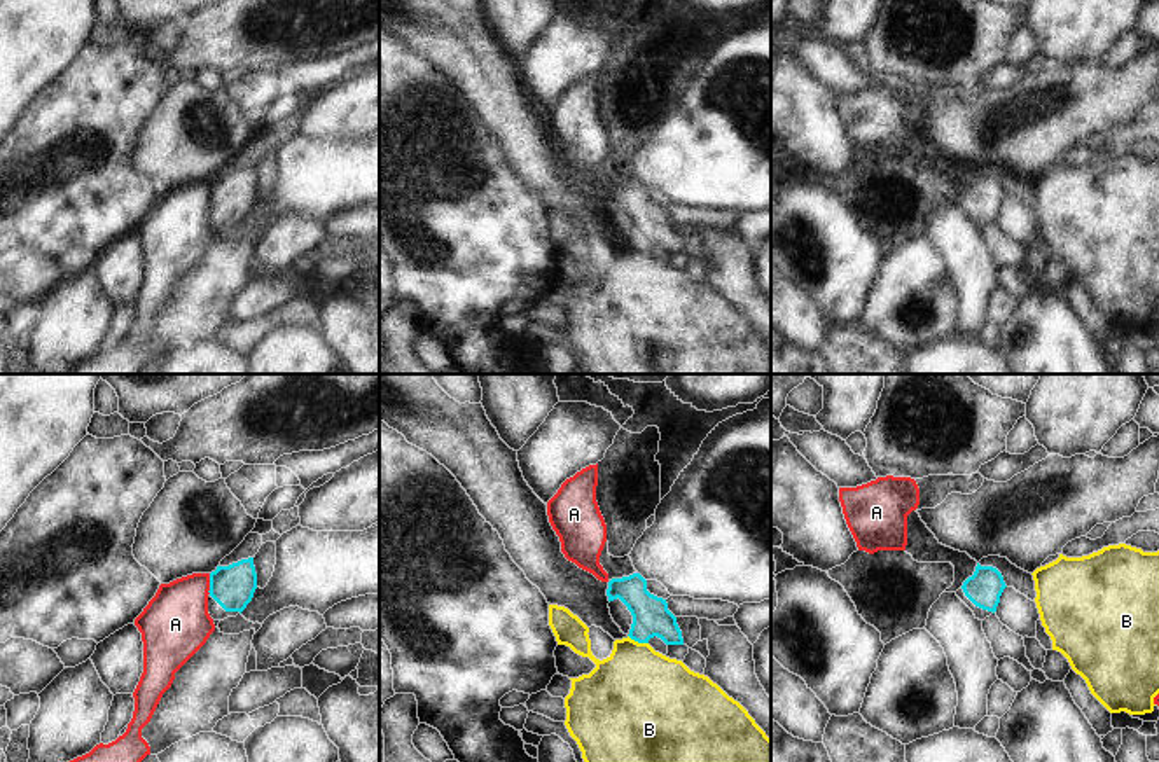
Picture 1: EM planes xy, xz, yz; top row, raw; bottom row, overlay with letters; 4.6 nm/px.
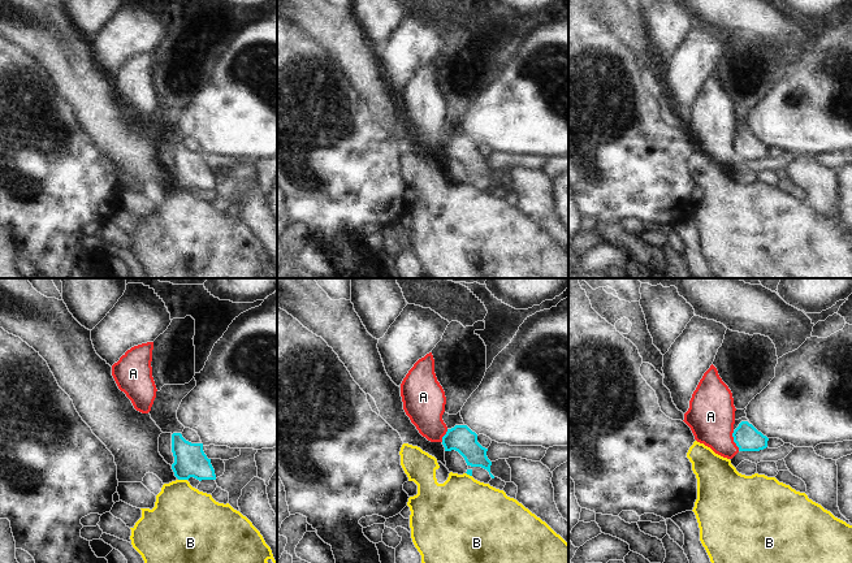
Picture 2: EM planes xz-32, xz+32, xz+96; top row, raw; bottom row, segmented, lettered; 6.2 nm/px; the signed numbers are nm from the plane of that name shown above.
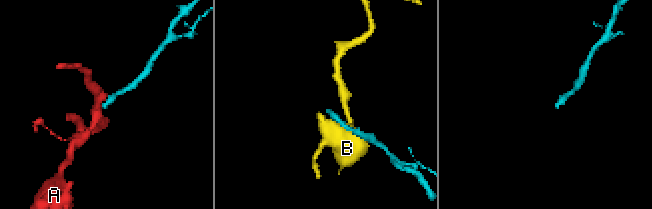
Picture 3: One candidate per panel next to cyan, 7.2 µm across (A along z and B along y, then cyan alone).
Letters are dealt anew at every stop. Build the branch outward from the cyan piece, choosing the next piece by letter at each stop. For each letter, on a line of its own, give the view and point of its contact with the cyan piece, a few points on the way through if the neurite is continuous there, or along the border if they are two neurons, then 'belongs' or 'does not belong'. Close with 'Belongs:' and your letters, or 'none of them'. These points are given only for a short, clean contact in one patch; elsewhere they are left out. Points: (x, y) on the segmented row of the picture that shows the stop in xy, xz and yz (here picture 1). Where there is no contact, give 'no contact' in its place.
A: contact xy (210, 584); border xy (210, 574), (208, 593); does not belong
B: contact xz (638, 642); border xz (628, 635), (647, 644); does not belong
Belongs: none of them

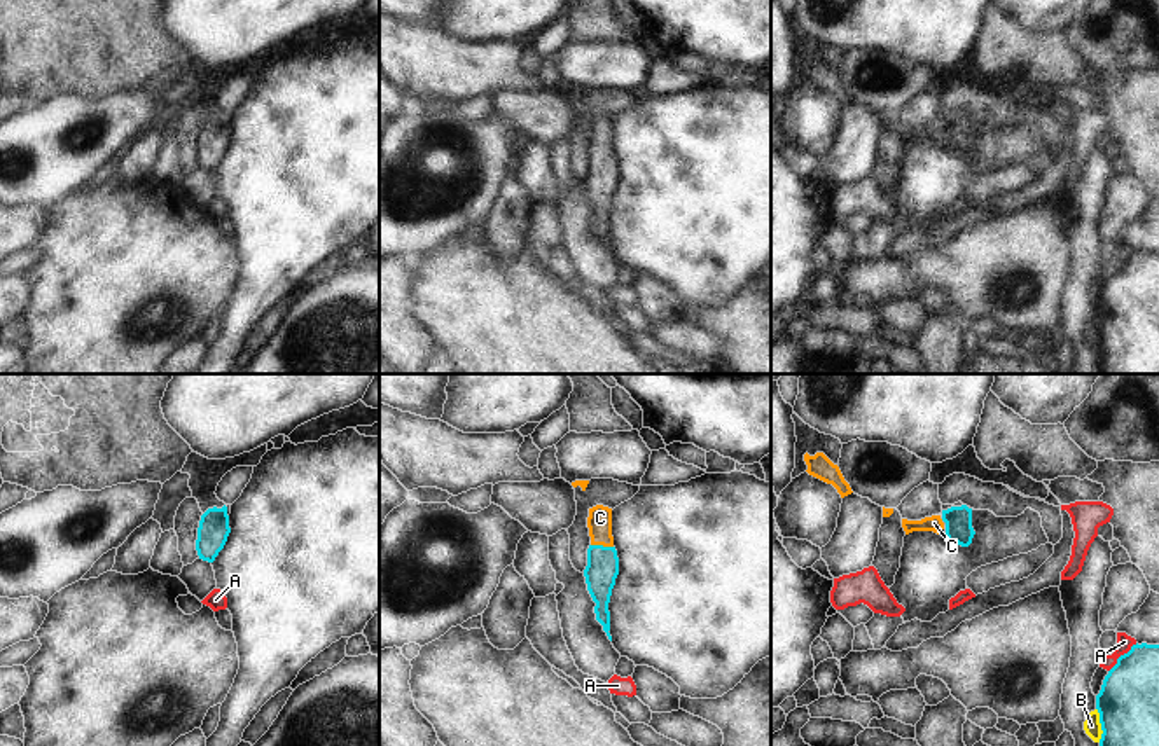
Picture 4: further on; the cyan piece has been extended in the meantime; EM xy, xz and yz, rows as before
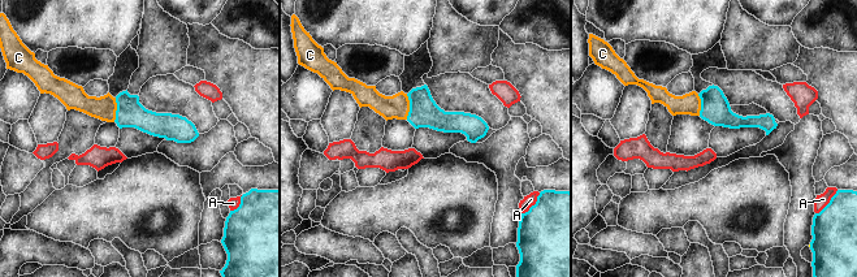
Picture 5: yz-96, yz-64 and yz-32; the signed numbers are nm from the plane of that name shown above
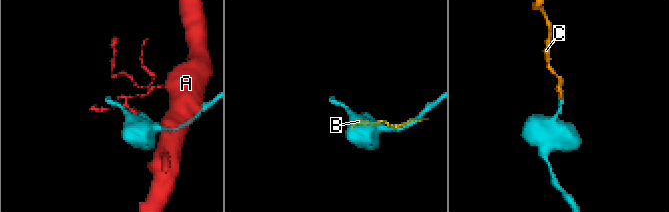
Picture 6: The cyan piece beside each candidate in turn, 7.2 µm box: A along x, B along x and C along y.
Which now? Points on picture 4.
A: contact yz (1121, 656); does not belong
B: contact yz (1102, 725); does not belong
C: contact xz (602, 545); way xz (602, 570), (602, 545), (600, 518); belongs
Belongs: C

